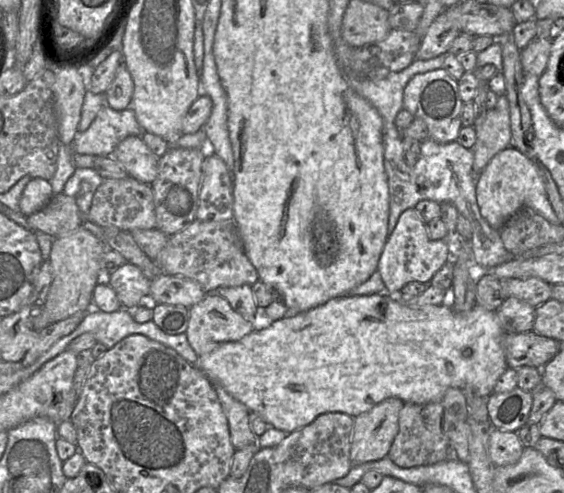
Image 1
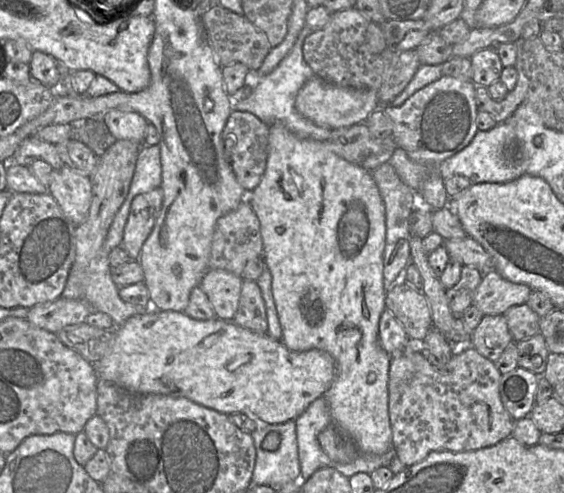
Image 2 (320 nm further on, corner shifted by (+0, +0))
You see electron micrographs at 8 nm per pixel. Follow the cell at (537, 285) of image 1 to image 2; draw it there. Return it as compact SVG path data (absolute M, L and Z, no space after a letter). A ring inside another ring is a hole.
M494 269L483 273L472 305L484 315L503 315L510 307L525 304L533 290L504 279Z

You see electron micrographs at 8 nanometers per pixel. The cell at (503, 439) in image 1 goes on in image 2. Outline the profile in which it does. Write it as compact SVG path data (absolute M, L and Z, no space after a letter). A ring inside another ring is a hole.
M408 344L401 352L391 355L388 409L395 456L409 467L424 460L431 452L474 451L512 436L514 420L500 397L501 375L495 364L471 345L455 349L451 360L441 369L428 361L420 344Z

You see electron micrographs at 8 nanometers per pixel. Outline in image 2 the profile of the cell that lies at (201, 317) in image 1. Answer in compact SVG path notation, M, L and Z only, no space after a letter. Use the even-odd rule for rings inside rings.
M210 269L199 283L217 318L232 321L238 309L243 278L223 269Z

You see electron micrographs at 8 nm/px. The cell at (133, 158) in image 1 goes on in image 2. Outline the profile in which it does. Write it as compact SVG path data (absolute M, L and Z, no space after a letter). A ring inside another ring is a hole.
M110 110L102 116L102 121L113 140L142 144L145 139L148 122L136 112Z

